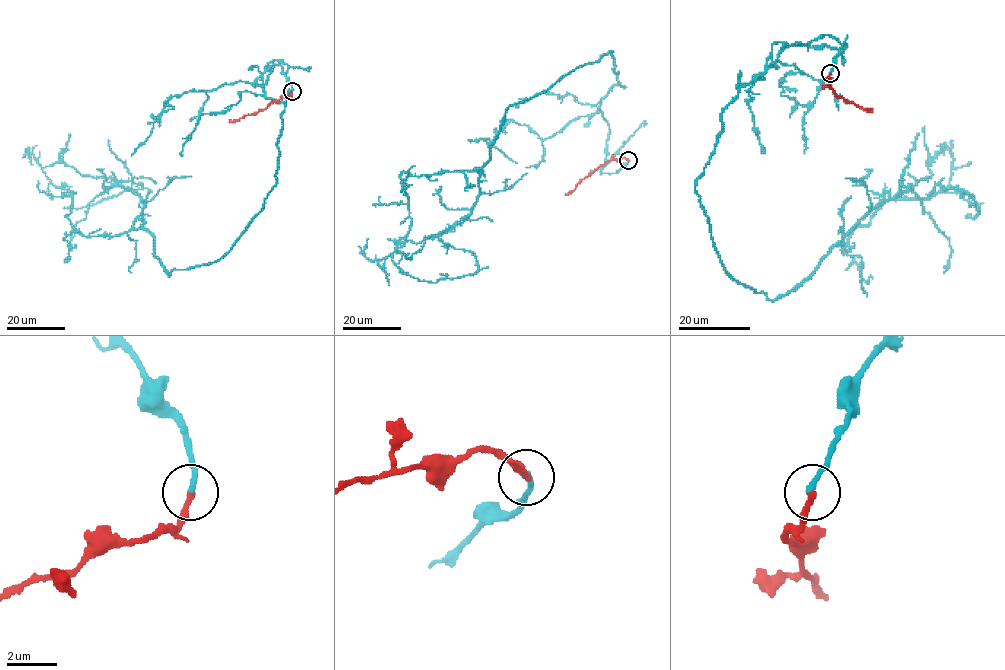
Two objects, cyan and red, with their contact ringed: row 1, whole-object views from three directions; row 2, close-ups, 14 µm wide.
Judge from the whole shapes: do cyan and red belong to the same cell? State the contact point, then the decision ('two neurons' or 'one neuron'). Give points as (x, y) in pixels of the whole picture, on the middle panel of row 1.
(628, 160) | one neuron

